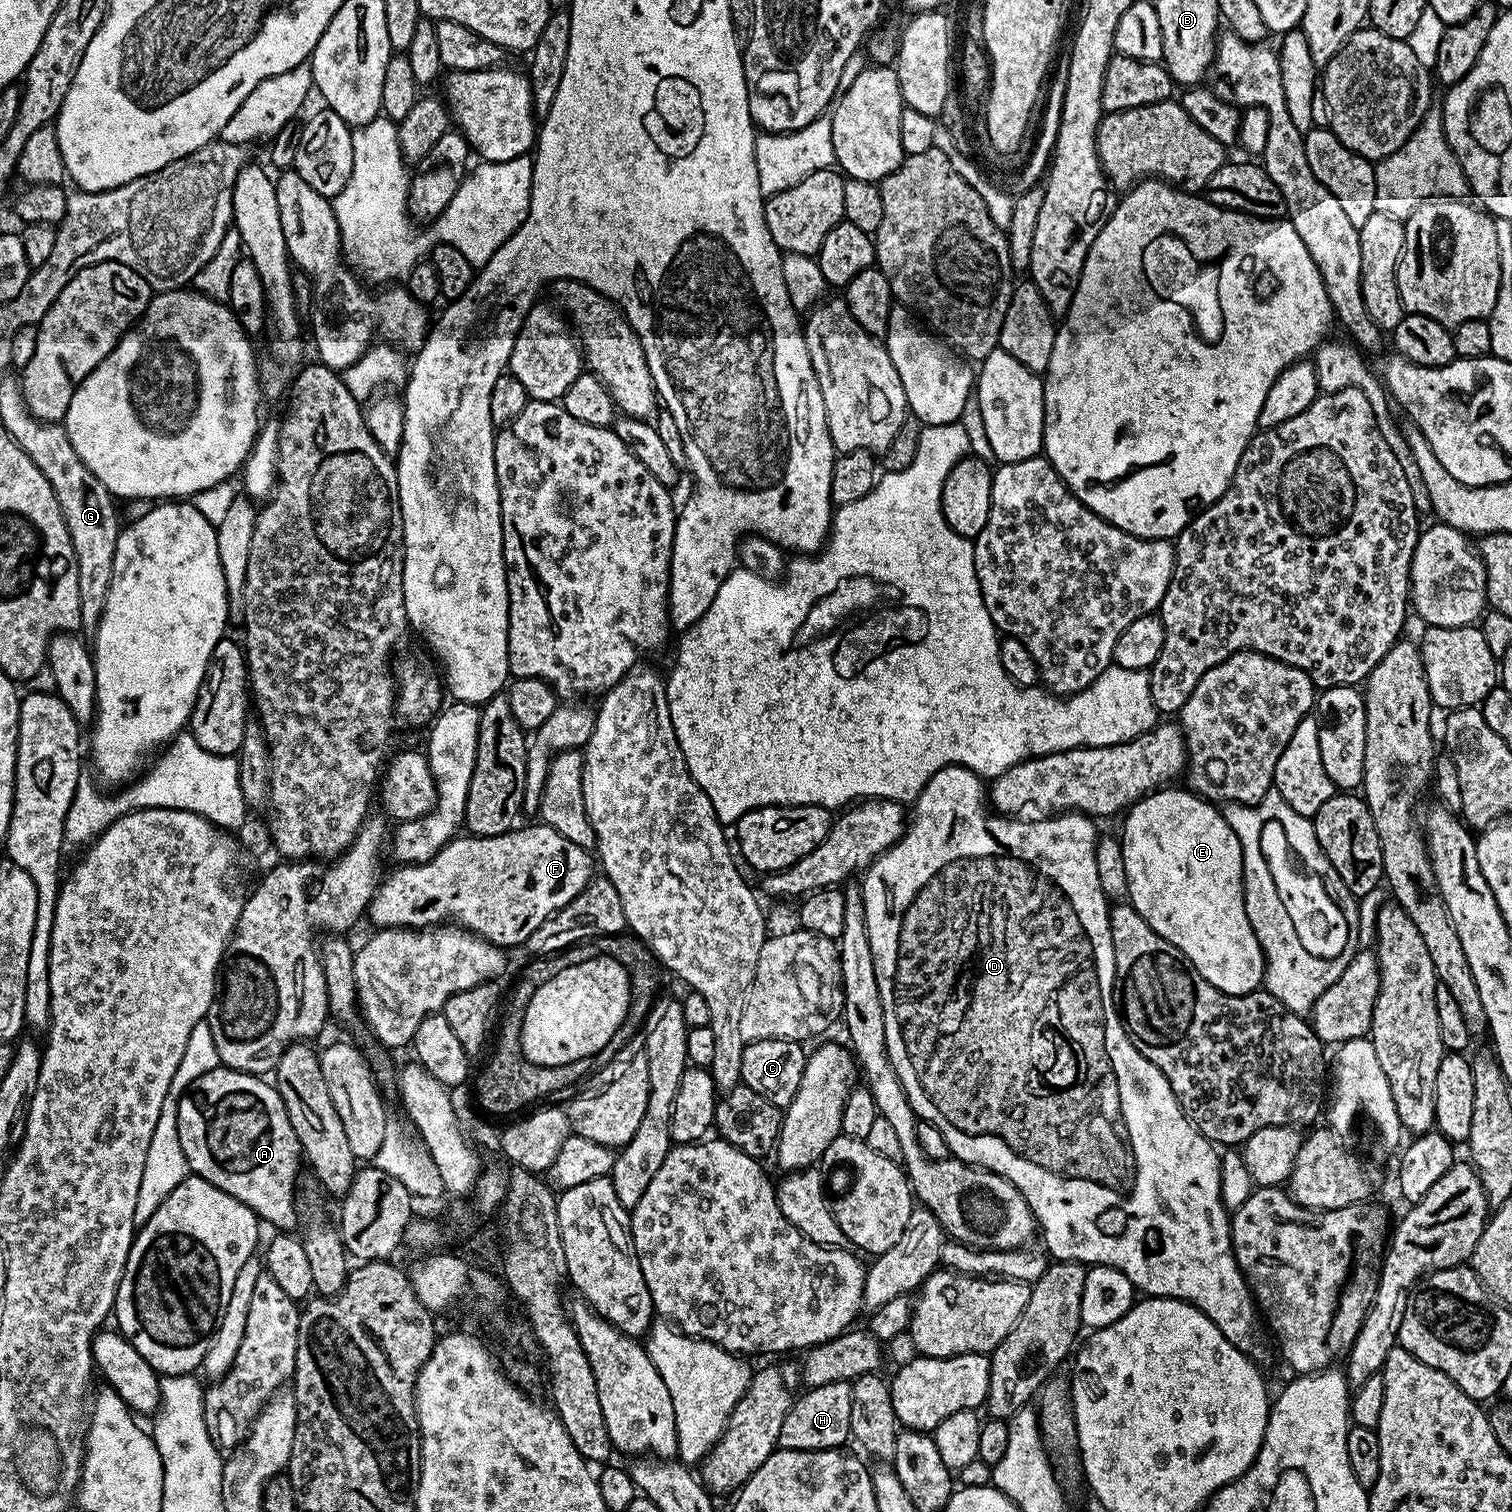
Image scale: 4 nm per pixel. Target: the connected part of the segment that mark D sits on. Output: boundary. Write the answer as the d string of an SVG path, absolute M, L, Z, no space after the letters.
M953 766L938 770L929 778L926 786L919 796L916 797L914 801L916 817L913 820L911 817L904 837L897 844L886 849L881 856L877 856L876 861L868 865L863 873L863 876L865 875L864 880L862 879L862 887L864 890L864 909L866 910L866 930L870 938L870 950L874 954L874 970L878 974L878 990L882 994L882 1014L886 1014L886 1050L888 1051L888 1061L894 1066L894 1070L906 1090L906 1098L919 1119L930 1122L934 1126L938 1126L938 1130L942 1130L942 1138L946 1138L948 1151L955 1159L963 1160L965 1164L974 1164L989 1172L998 1174L1002 1178L1006 1178L1017 1188L1022 1194L1022 1198L1026 1198L1026 1202L1030 1206L1032 1217L1034 1217L1038 1225L1039 1235L1041 1237L1044 1235L1045 1245L1043 1244L1043 1247L1053 1261L1077 1260L1085 1266L1105 1264L1111 1268L1122 1270L1122 1274L1126 1274L1126 1278L1130 1278L1133 1288L1141 1293L1148 1296L1165 1296L1171 1300L1185 1300L1190 1306L1194 1306L1199 1312L1206 1314L1206 1318L1210 1318L1210 1322L1214 1322L1214 1326L1218 1326L1218 1330L1222 1330L1222 1334L1226 1339L1238 1350L1242 1350L1242 1354L1246 1354L1251 1360L1255 1360L1257 1365L1264 1366L1264 1363L1268 1360L1268 1340L1270 1344L1270 1336L1266 1331L1265 1321L1256 1307L1252 1289L1245 1282L1244 1276L1240 1272L1240 1267L1236 1265L1236 1256L1232 1253L1230 1212L1229 1209L1224 1207L1224 1203L1220 1197L1220 1156L1212 1141L1206 1139L1189 1122L1188 1117L1184 1115L1184 1112L1180 1108L1180 1103L1176 1101L1175 1094L1170 1090L1170 1082L1166 1082L1162 1070L1158 1070L1158 1066L1151 1064L1132 1045L1132 1037L1128 1035L1124 1022L1116 1011L1116 998L1114 995L1116 991L1114 942L1110 938L1110 918L1108 917L1110 901L1104 895L1102 886L1098 882L1098 862L1096 861L1098 831L1096 832L1095 826L1092 825L1095 823L1087 815L1073 811L1063 814L1052 814L1047 818L1040 818L1044 820L1032 820L1029 824L1024 820L1020 820L1024 818L1009 818L1004 814L991 814L992 816L988 816L984 820L983 800L986 800L986 788L985 785L983 788L980 784L983 784L981 777L977 776L975 772L971 772L969 768Z

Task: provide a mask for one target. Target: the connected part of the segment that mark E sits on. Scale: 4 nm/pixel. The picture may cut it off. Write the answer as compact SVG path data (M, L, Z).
M1164 786L1149 792L1127 809L1123 817L1124 836L1121 835L1119 841L1126 862L1127 899L1133 910L1142 914L1159 936L1182 950L1194 970L1198 970L1210 986L1228 996L1245 996L1263 985L1265 962L1264 951L1250 926L1250 918L1246 918L1240 840L1215 803L1183 787L1172 787L1176 786Z

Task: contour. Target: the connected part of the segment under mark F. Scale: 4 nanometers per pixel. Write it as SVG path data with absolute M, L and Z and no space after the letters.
M535 822L529 828L513 827L510 832L503 832L497 836L474 836L471 834L460 834L448 841L447 846L442 850L438 850L438 854L434 854L434 858L430 858L421 864L406 864L397 867L397 872L392 877L385 879L383 883L376 889L376 894L372 898L372 903L368 905L366 913L367 919L376 923L377 929L381 928L431 928L433 926L443 925L445 922L451 922L453 925L467 928L469 932L475 932L476 935L488 940L492 944L497 944L502 949L511 950L515 944L521 946L527 945L530 934L534 934L534 930L538 930L542 926L542 922L546 922L558 910L562 910L574 898L578 898L578 894L582 894L582 890L589 882L594 879L594 871L592 872L592 864L594 868L594 856L591 851L582 846L574 846L574 842L570 842L570 838L562 838L562 834L558 834L558 830L554 830L543 822Z

